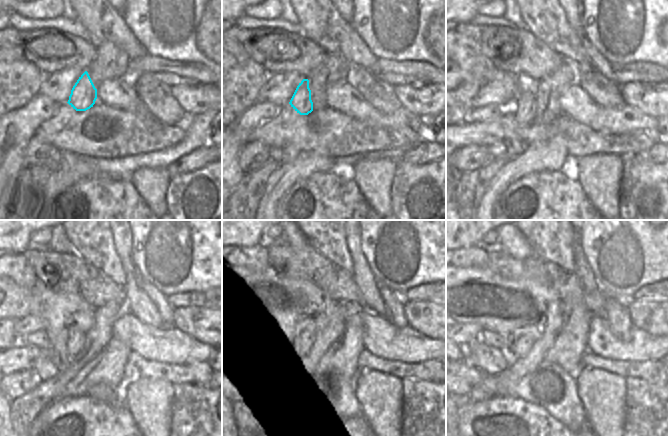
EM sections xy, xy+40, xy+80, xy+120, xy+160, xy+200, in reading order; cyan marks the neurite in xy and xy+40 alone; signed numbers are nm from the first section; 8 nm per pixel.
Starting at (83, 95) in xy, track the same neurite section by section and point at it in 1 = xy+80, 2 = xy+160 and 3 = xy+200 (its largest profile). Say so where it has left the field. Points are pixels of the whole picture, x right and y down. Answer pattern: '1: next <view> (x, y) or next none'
1: next xy+80 (525, 104)
2: next xy+160 (301, 341)
3: next xy+200 (524, 343)

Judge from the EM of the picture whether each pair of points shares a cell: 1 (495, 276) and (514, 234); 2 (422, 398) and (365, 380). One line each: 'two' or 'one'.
1: two
2: two

